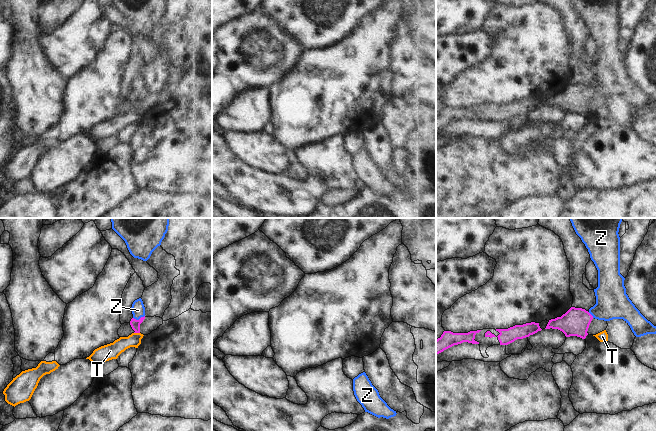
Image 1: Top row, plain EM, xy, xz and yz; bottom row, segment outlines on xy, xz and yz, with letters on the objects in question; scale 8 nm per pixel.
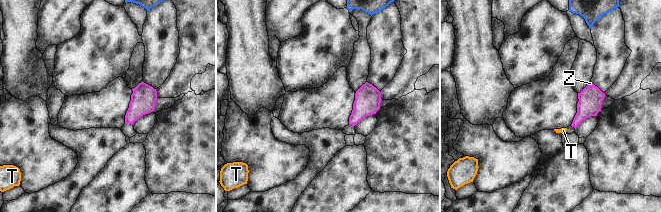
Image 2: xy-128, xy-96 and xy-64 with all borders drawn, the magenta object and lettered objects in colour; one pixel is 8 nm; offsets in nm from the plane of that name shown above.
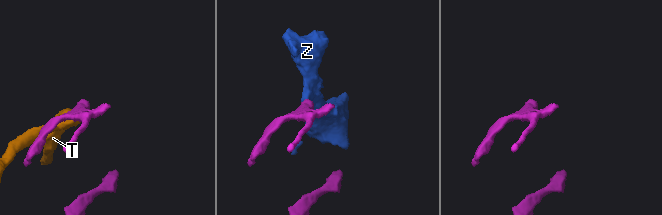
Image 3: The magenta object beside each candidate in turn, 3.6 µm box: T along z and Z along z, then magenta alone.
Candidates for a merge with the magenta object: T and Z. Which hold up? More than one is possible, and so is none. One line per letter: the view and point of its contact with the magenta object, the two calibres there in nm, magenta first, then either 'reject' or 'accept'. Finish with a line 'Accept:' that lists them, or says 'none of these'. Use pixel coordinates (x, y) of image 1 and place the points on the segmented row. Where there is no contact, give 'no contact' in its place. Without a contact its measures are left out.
T: xy (137, 332) | 80/120 nm | reject
Z: xy (139, 319) | 80/110 nm | accept
Accept: Z

